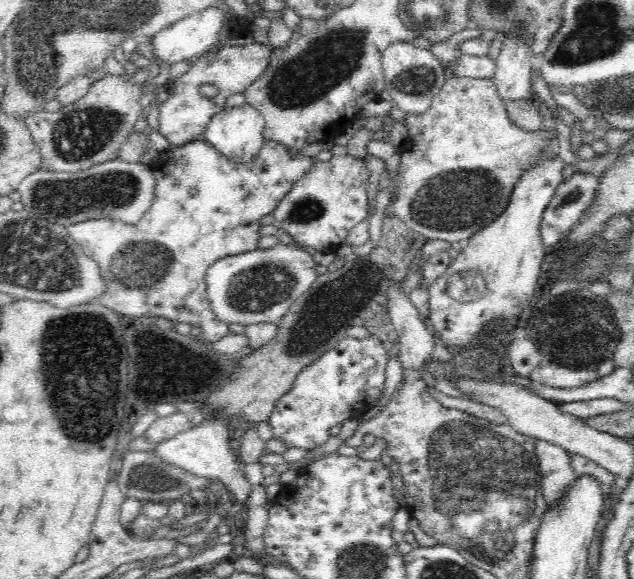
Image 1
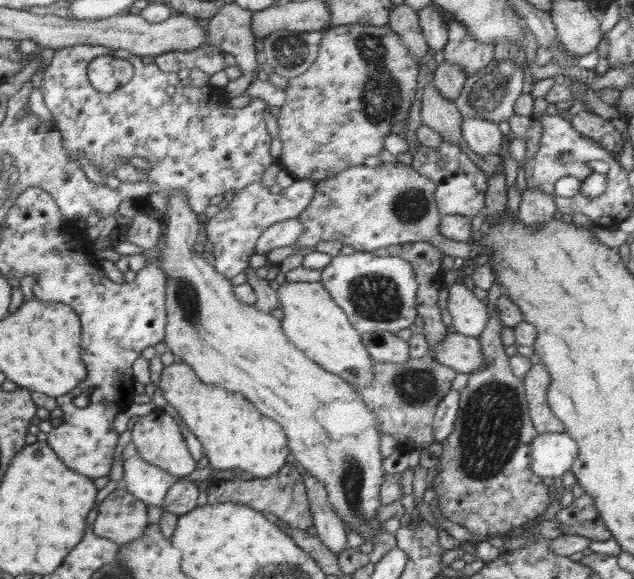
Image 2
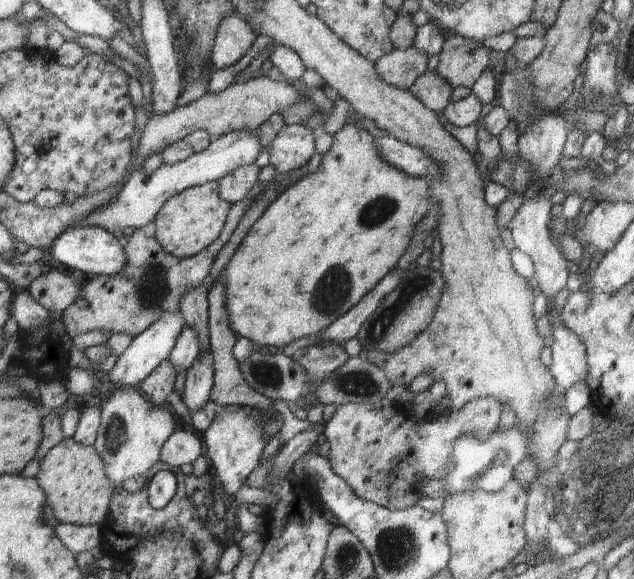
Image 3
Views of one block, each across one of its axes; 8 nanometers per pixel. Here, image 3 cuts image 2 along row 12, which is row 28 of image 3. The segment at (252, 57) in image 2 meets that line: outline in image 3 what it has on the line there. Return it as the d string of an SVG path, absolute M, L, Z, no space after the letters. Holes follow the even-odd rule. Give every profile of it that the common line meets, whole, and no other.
M230 12L216 30L211 64L217 69L235 65L252 48L257 40L253 28L239 15Z

